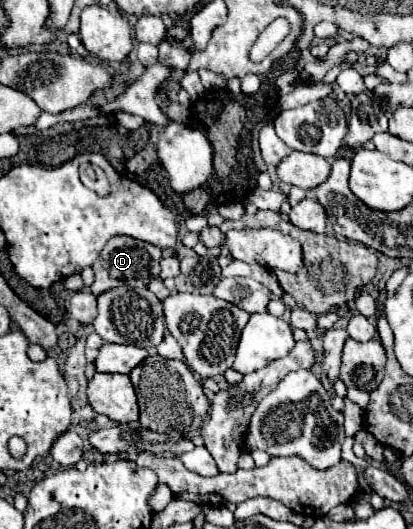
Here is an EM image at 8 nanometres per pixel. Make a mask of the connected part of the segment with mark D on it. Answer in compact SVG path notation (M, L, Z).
M111 237L109 243L105 245L105 249L101 251L99 259L93 265L95 271L95 283L91 285L91 291L95 297L99 297L101 293L121 287L121 285L129 285L129 287L147 287L151 279L159 277L159 261L161 261L161 249L157 249L151 243L145 241L137 241L133 237Z

